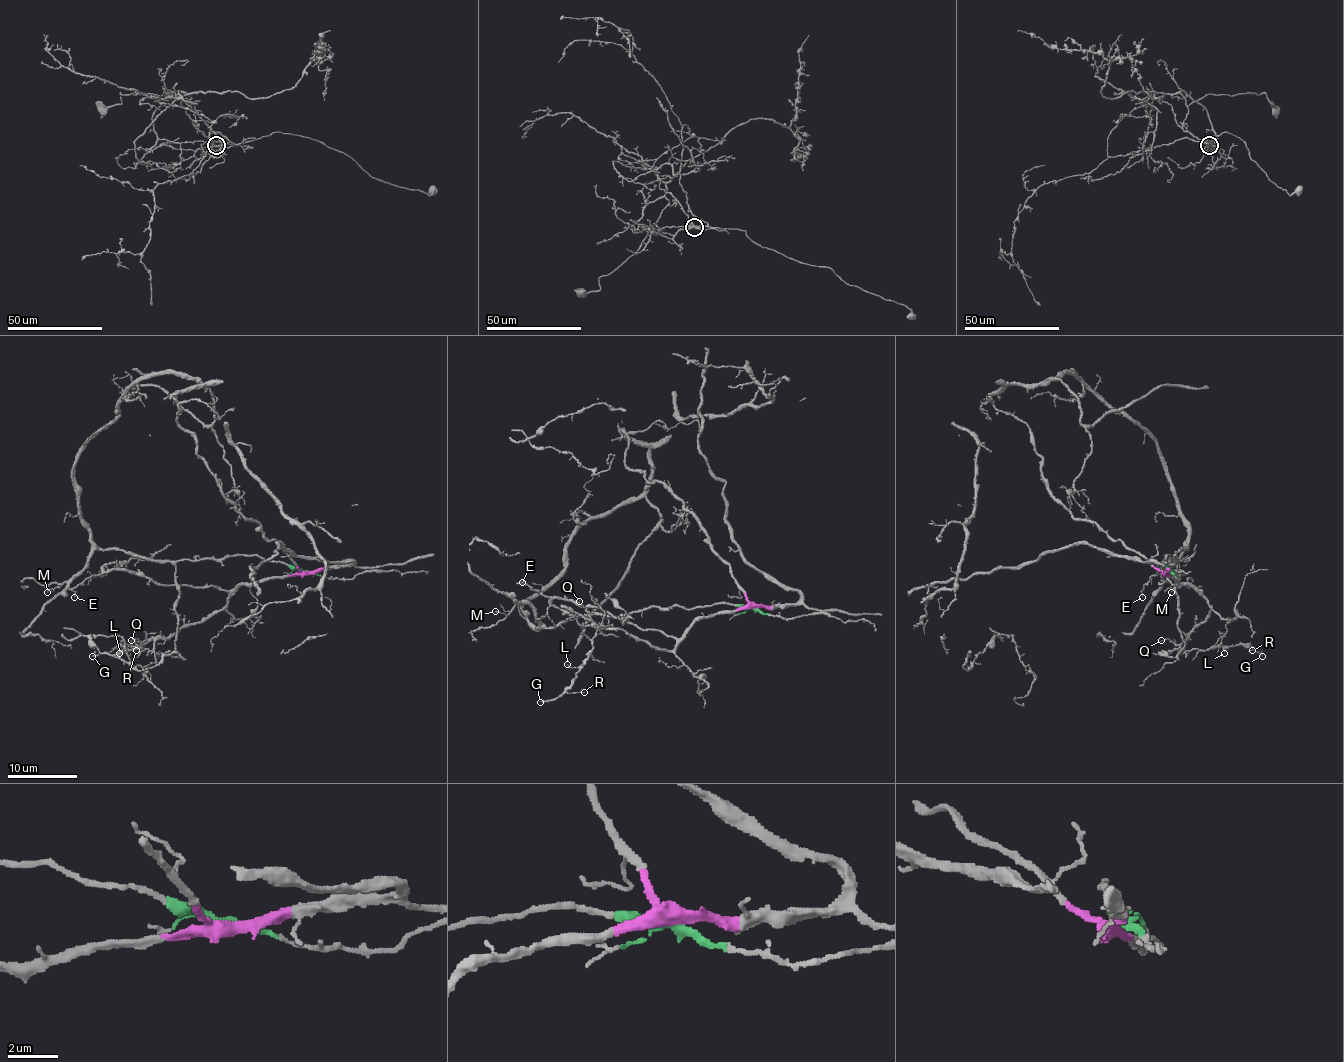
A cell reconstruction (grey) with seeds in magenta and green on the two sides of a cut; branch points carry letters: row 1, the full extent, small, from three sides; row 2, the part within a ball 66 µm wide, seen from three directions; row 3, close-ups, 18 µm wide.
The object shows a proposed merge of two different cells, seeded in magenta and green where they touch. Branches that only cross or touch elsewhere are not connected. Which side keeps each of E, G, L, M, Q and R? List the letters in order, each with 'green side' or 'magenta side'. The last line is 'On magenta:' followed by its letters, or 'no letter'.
E: magenta side
G: magenta side
L: magenta side
M: green side
Q: magenta side
R: magenta side
On magenta: E, G, L, Q, R

